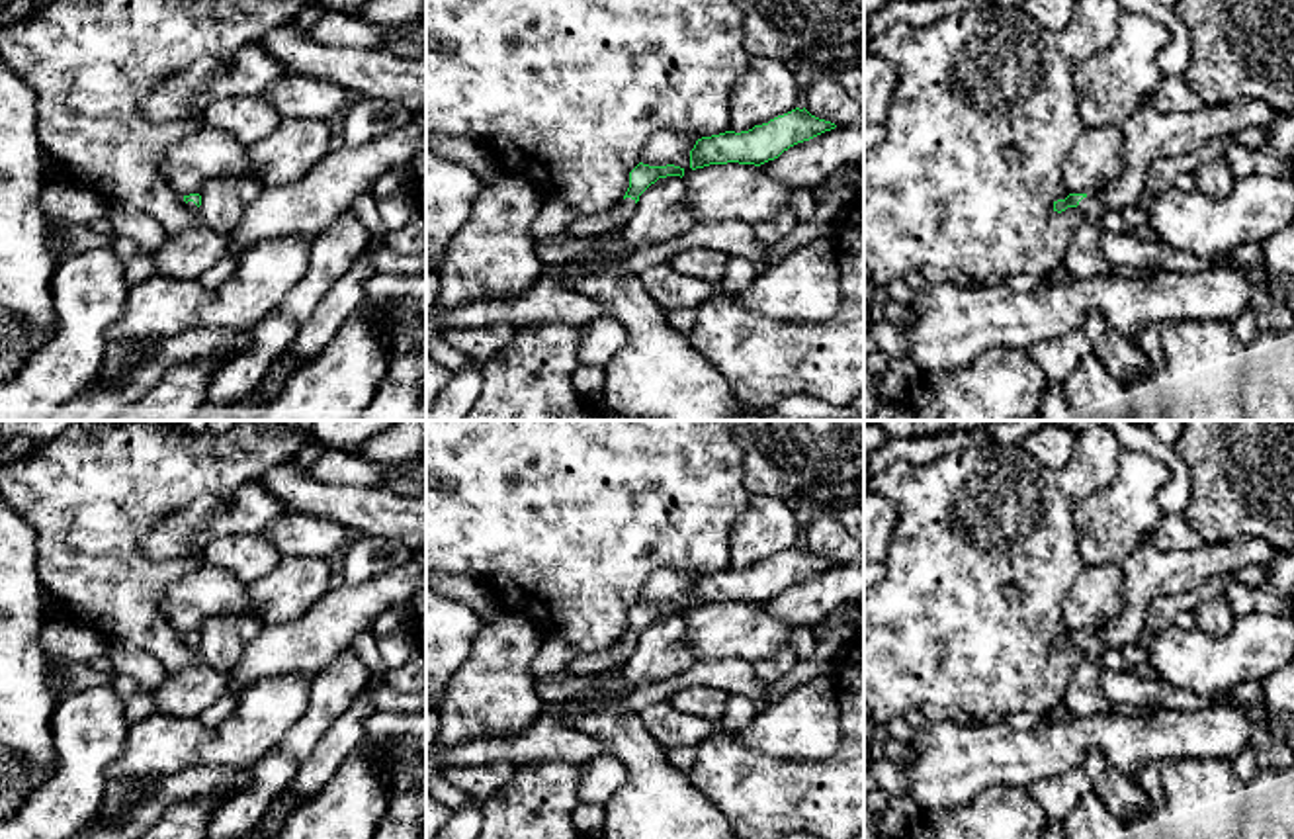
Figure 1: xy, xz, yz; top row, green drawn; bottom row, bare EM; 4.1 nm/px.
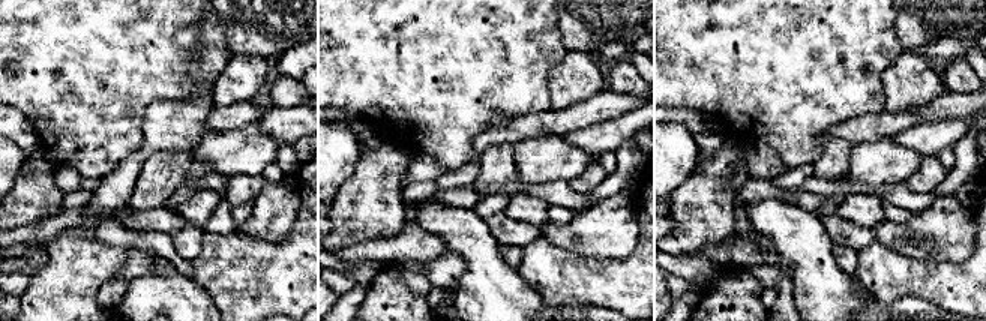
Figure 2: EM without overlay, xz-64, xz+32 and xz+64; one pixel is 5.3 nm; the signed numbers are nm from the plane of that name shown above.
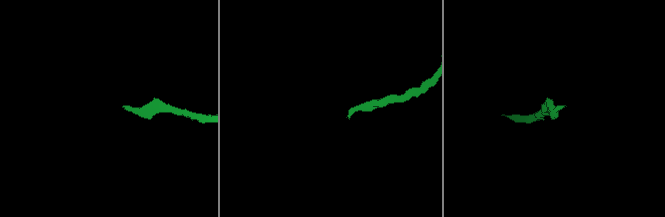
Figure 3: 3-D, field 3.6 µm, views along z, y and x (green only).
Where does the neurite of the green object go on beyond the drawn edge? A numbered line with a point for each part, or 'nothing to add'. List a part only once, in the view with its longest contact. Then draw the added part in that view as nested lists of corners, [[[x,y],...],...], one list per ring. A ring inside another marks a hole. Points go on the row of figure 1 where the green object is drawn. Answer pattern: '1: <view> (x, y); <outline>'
1: xz (587, 225); [[[625,198],[608,211],[600,211],[596,215],[581,215],[567,227],[567,231],[575,239],[590,239],[612,231],[622,231],[624,225],[631,219],[635,205],[635,199]]]

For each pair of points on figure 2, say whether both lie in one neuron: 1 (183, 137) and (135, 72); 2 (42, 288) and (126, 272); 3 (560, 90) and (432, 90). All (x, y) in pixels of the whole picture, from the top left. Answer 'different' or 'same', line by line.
1: different
2: different
3: different

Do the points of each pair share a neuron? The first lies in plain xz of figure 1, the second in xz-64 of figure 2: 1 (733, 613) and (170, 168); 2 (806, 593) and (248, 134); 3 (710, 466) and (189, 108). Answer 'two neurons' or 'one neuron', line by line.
1: two neurons
2: two neurons
3: two neurons

